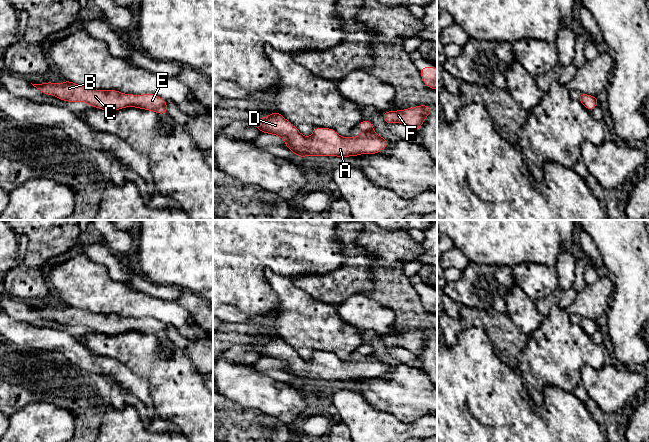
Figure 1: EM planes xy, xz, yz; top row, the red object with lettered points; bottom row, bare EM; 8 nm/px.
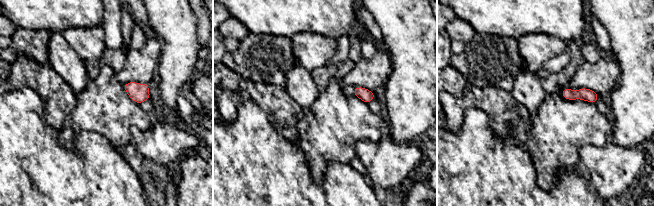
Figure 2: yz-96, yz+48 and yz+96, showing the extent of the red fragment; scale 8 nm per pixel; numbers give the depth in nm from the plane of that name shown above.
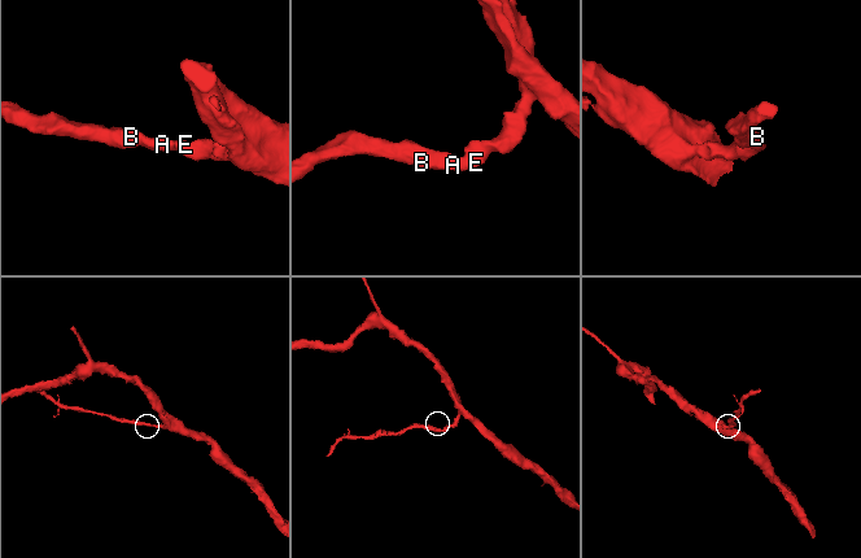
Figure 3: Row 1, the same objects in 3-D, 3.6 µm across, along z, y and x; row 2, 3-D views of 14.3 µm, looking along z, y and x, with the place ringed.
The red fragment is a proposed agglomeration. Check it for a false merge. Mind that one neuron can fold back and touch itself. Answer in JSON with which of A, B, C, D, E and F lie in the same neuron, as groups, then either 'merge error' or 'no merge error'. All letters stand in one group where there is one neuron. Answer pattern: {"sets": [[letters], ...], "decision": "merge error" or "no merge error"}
{"sets": [["A", "B", "C", "D", "E", "F"]], "decision": "no merge error"}

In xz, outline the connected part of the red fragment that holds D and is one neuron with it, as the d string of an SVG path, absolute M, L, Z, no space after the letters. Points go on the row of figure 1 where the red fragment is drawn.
M274 111L254 122L261 133L281 137L285 146L296 156L349 157L360 154L378 154L388 145L387 139L378 135L368 120L359 123L361 134L357 137L341 137L331 128L314 128L312 135L306 137L283 115Z

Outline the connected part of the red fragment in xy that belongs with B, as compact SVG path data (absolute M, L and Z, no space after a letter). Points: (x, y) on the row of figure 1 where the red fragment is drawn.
M67 80L61 84L46 82L32 85L46 95L53 95L66 102L86 102L101 110L115 111L135 107L167 114L167 101L152 93L133 95L117 90L97 90Z

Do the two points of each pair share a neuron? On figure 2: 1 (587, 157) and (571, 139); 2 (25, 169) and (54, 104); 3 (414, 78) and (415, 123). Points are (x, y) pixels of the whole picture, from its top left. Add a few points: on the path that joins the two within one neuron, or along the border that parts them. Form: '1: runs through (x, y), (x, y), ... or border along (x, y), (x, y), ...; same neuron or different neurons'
1: border along (602, 145), (584, 144), (580, 148), (577, 158); different neurons
2: border along (41, 98), (44, 104), (44, 117), (57, 132); different neurons
3: runs through (414, 89), (413, 112); same neuron

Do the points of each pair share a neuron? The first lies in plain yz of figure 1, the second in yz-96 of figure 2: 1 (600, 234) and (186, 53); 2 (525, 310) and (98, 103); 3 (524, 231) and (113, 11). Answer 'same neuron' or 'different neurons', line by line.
1: same neuron
2: different neurons
3: different neurons

